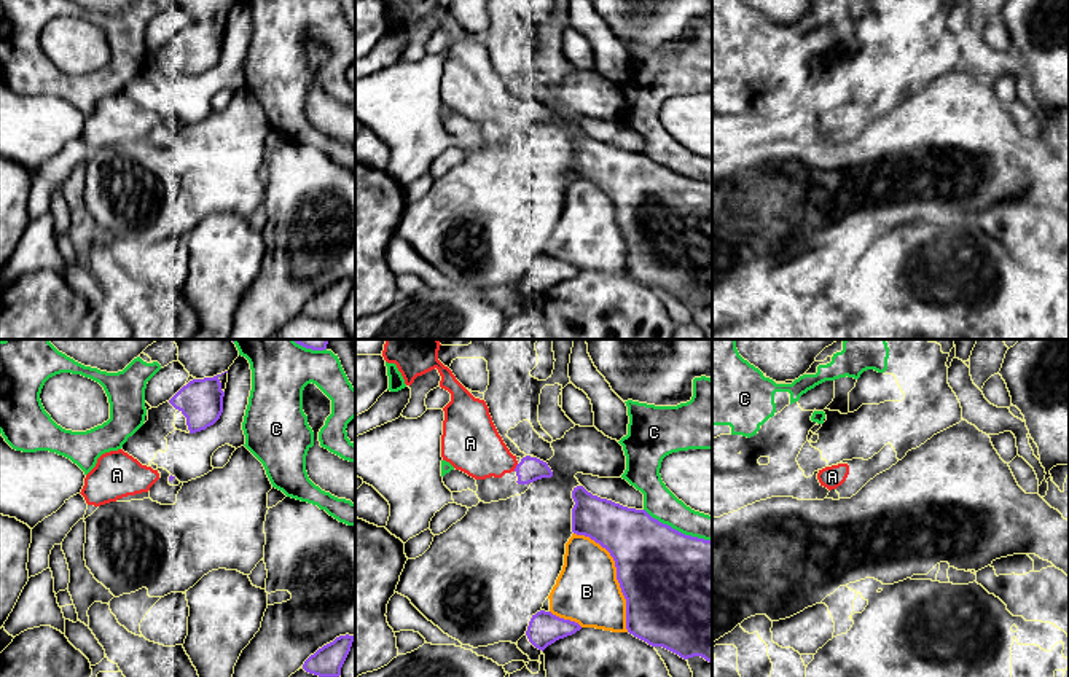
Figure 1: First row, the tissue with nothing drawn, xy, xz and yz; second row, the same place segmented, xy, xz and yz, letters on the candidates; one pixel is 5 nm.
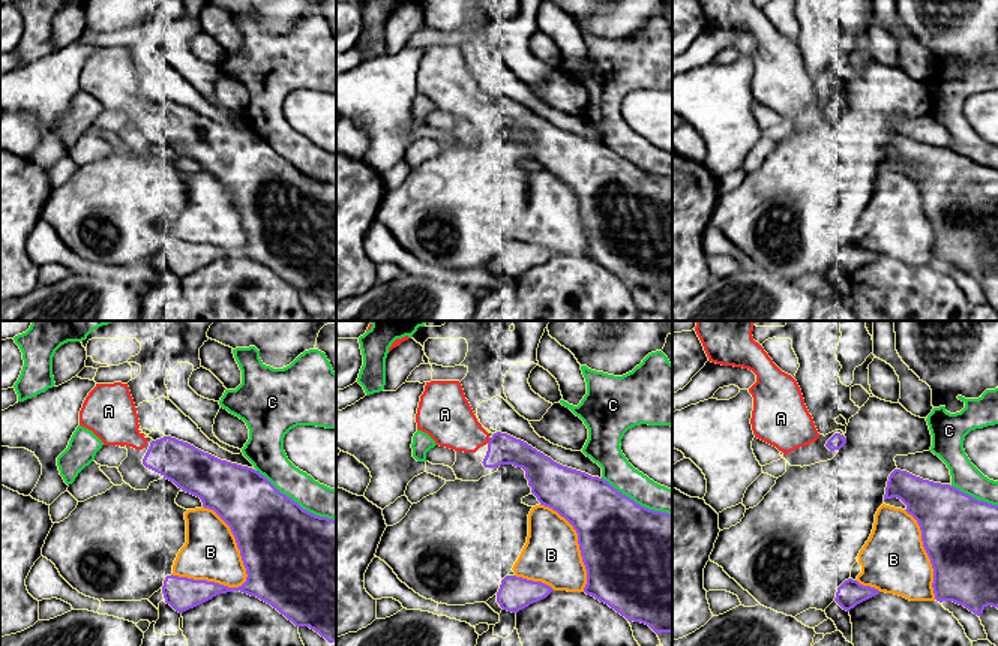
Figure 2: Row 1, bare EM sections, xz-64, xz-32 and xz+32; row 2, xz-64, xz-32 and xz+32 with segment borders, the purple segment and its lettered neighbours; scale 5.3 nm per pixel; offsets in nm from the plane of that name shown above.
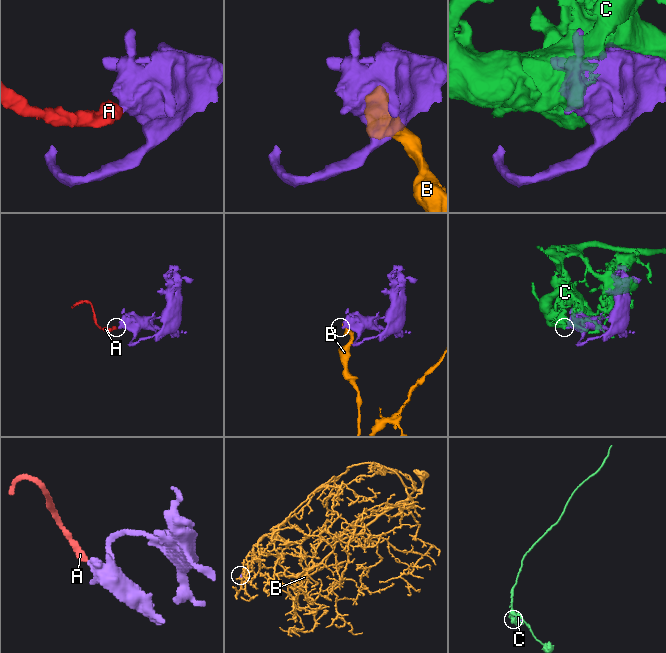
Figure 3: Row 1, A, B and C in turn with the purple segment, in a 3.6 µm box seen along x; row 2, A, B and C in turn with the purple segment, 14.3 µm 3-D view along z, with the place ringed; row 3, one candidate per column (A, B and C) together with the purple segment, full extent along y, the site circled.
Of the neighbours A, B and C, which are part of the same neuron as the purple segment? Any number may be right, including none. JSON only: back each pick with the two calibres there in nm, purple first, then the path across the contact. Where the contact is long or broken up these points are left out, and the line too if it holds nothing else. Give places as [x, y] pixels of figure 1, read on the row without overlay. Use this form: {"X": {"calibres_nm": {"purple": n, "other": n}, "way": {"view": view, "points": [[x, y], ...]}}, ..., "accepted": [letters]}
{"A": {"calibres_nm": {"purple": 130, "other": 280}, "way": {"view": "xz", "points": [[531, 112], [516, 110], [483, 97], [473, 88]]}}, "accepted": ["A"]}

